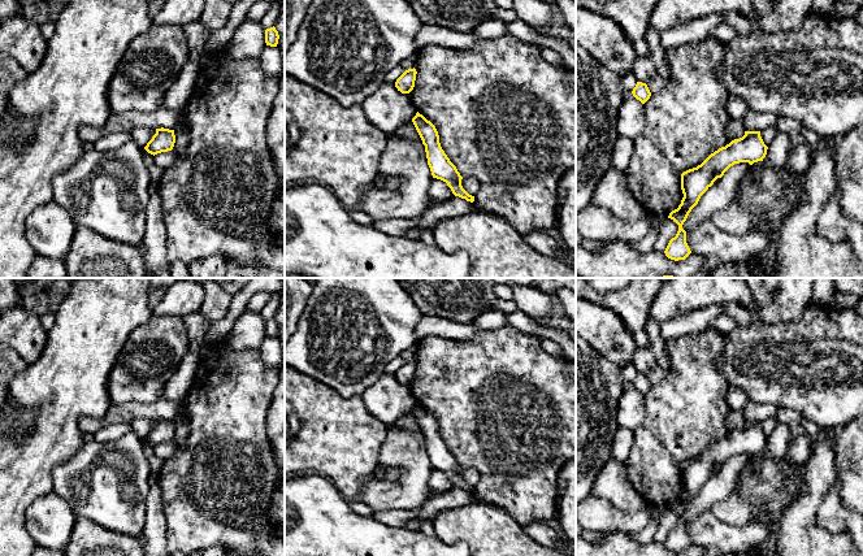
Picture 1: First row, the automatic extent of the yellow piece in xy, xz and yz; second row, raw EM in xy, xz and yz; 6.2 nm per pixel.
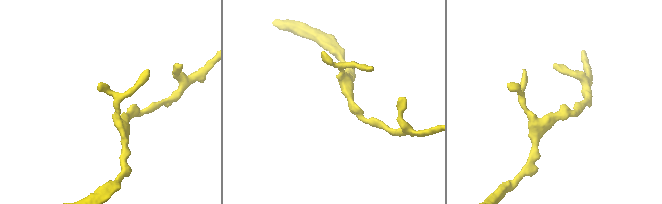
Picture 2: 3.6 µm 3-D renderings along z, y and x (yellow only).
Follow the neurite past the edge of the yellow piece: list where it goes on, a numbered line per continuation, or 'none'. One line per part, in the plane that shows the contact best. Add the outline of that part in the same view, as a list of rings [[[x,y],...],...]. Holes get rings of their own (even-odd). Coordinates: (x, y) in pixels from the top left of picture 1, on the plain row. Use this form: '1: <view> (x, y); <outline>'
none

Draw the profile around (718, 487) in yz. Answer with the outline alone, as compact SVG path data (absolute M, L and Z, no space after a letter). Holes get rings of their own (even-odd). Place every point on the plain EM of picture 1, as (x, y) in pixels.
M740 453L730 457L720 472L701 487L698 495L691 500L682 516L685 522L691 521L698 514L711 511L717 501L727 499L734 488L741 468L751 459L749 453Z

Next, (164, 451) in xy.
M179 416L174 420L174 426L175 434L173 440L155 446L155 455L162 461L169 460L183 446L188 435L188 420L186 417Z

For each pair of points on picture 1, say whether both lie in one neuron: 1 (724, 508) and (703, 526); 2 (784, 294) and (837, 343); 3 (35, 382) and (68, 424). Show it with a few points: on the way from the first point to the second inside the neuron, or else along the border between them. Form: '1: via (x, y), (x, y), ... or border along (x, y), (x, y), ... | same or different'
1: border along (712, 513), (727, 522), (745, 524) | different
2: border along (810, 302), (797, 321), (775, 324) | different
3: via (46, 392), (47, 403), (57, 413) | same

